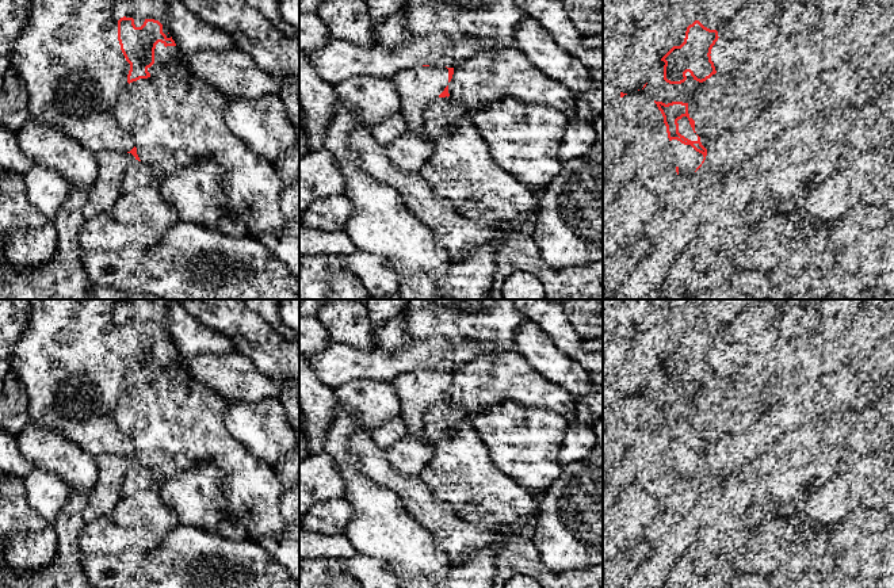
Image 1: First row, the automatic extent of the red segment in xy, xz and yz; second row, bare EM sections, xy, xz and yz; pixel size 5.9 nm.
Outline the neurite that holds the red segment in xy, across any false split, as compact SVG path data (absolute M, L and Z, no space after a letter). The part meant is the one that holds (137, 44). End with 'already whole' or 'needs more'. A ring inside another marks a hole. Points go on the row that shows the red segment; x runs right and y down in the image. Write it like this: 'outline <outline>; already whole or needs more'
outline M28 0L30 3L30 22L26 27L23 35L15 43L9 54L9 70L20 80L22 88L27 95L27 114L28 121L39 122L43 126L50 126L58 129L66 137L79 142L83 148L88 149L93 154L99 152L127 152L131 153L135 160L141 161L137 154L137 148L134 138L126 133L114 115L114 106L125 98L125 88L140 79L150 77L148 69L154 72L165 72L167 75L173 73L175 68L171 64L182 53L180 47L175 43L171 34L163 27L158 20L145 19L141 27L134 24L133 18L121 18L118 22L112 19L112 5L114 0Z; needs more

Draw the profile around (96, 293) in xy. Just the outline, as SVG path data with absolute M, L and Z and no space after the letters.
M92 286L89 299L160 299L152 294L140 294L118 290L114 287Z

